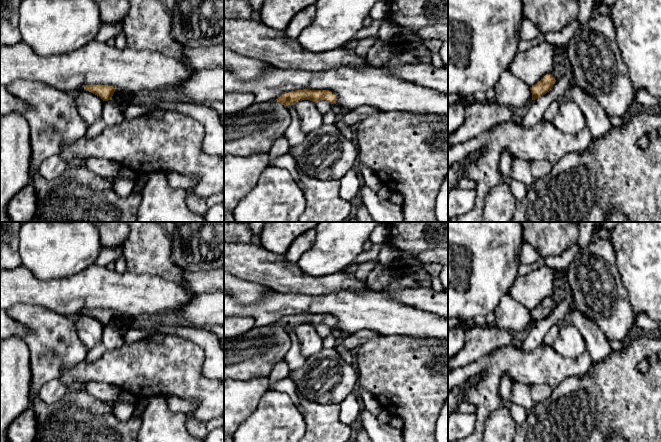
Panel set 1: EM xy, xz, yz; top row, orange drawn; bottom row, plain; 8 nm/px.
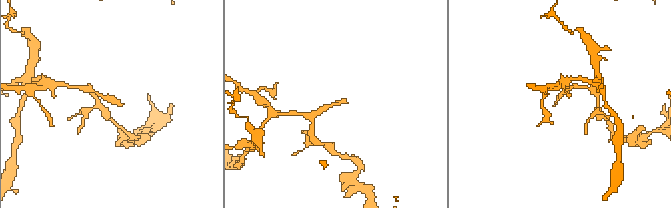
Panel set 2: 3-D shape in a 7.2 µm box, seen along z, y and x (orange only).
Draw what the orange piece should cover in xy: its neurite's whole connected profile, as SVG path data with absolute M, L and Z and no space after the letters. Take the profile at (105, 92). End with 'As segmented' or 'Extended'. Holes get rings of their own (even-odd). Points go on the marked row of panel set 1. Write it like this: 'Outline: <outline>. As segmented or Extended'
Outline: M87 85L84 90L99 96L103 101L112 100L113 94L120 94L122 99L129 95L129 92L116 89L110 85Z. Extended

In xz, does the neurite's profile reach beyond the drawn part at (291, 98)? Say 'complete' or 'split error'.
complete

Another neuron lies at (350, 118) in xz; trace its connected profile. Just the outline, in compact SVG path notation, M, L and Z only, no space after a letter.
M360 106L350 111L344 111L340 121L344 126L353 128L356 123L378 112L379 110L373 106Z

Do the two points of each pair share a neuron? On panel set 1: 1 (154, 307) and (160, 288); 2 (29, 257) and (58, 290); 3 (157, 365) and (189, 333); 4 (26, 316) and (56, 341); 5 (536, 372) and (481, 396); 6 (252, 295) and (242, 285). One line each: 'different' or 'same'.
1: same
2: different
3: different
4: same
5: same
6: same

